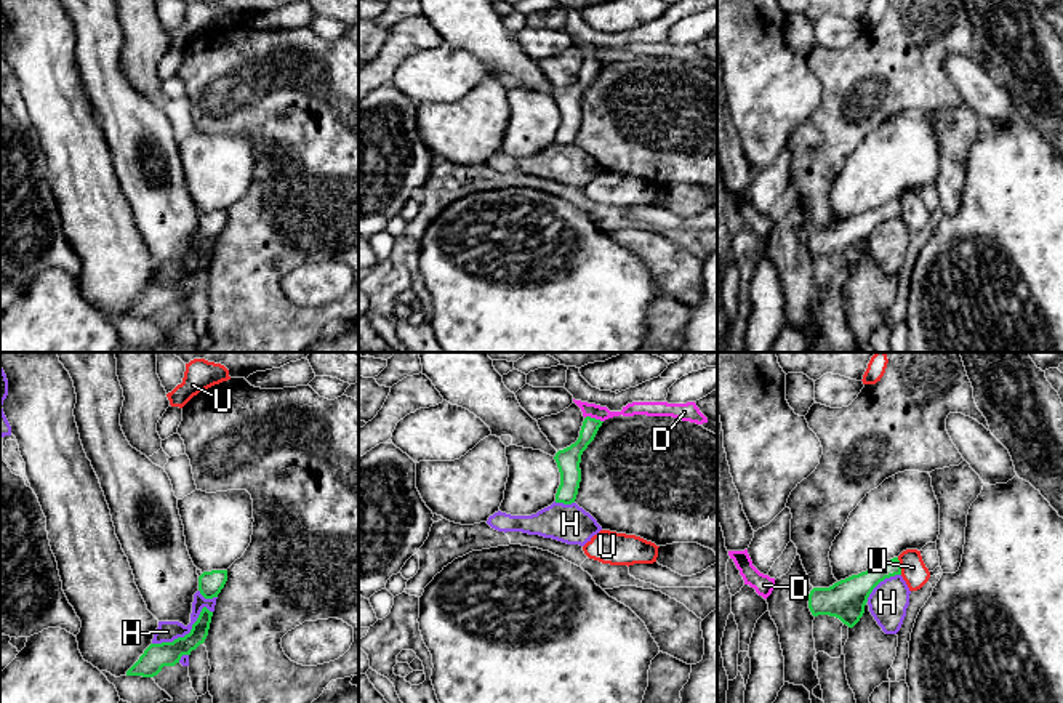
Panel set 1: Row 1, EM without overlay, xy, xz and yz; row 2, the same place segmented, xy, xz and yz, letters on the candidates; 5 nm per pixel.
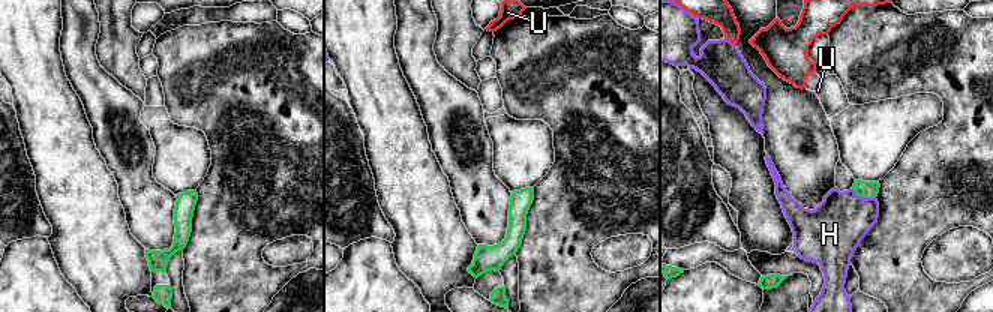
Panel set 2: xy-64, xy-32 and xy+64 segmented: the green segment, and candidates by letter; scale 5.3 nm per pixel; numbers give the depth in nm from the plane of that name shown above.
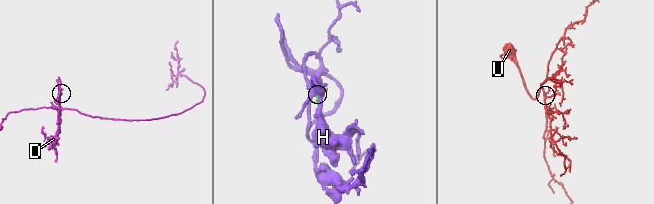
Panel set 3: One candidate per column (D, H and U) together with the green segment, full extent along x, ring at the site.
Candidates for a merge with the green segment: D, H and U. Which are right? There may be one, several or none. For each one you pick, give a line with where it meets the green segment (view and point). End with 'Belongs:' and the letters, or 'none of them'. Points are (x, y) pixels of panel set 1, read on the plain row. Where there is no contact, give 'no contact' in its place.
D: xz (594, 60)
Belongs: D

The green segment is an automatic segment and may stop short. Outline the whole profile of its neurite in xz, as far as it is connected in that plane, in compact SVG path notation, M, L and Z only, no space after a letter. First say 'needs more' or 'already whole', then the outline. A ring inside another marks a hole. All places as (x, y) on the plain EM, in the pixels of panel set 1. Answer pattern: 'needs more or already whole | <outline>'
needs more | M581 42L573 43L581 50L584 62L580 72L580 78L570 88L559 91L554 98L559 114L560 127L556 135L556 144L572 146L576 141L581 123L581 96L588 86L594 82L602 64L613 58L672 58L682 62L696 66L708 64L708 59L700 53L695 43L687 45L668 45L668 43L632 43L623 48L621 53L610 53L607 48L588 45Z

